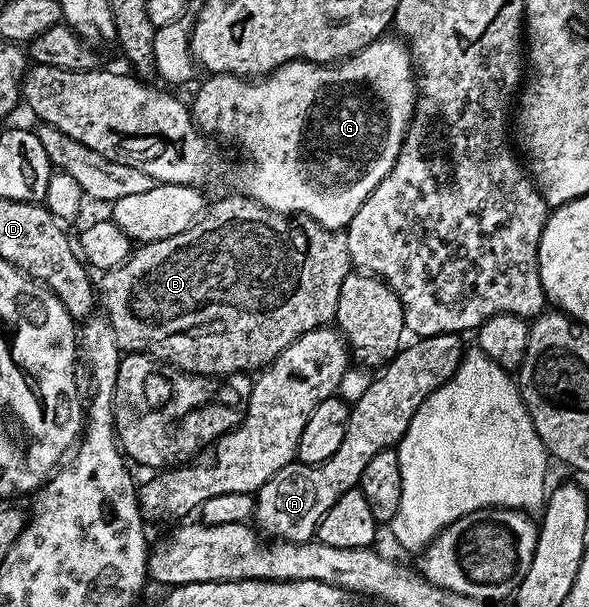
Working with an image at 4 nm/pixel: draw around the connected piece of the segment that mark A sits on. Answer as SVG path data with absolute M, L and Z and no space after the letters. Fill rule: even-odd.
M459 334L425 335L412 341L416 343L409 347L408 344L401 346L393 359L373 378L366 393L351 404L346 437L342 437L338 453L324 463L287 463L255 492L255 526L269 540L283 541L288 545L304 543L308 538L311 540L334 501L359 484L362 469L366 469L370 457L395 448L404 438L424 398L454 377L466 350L465 344L460 344L460 339Z

